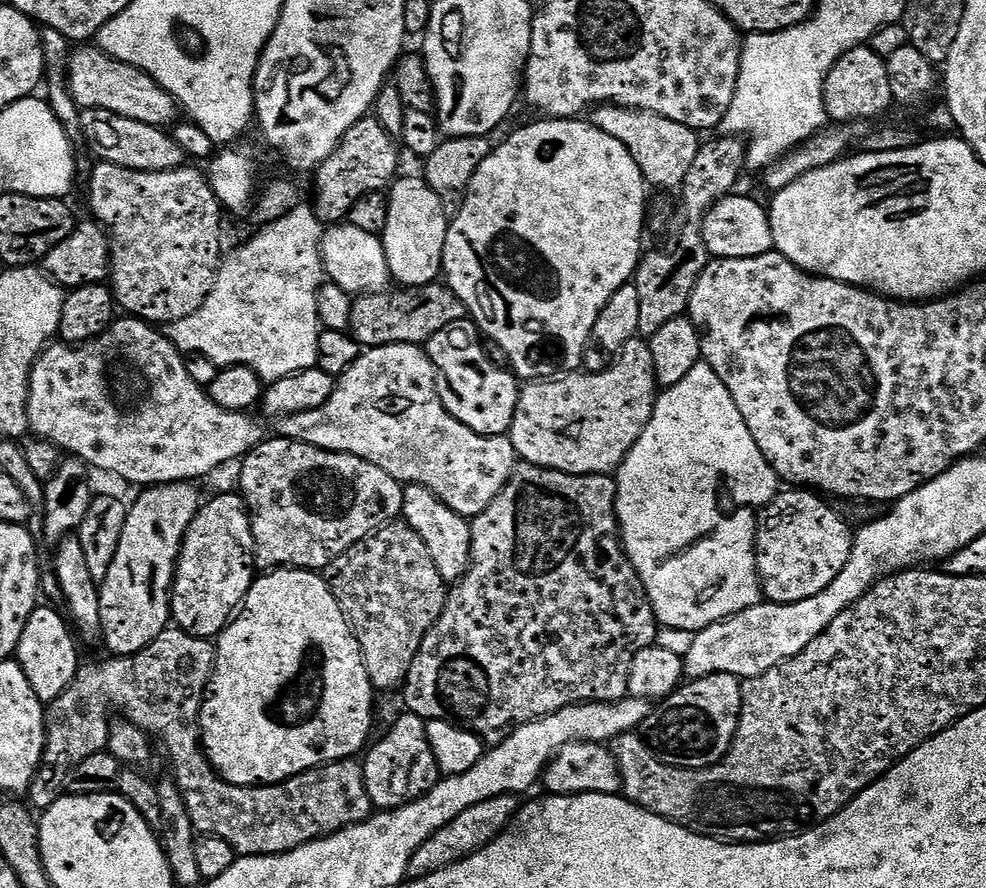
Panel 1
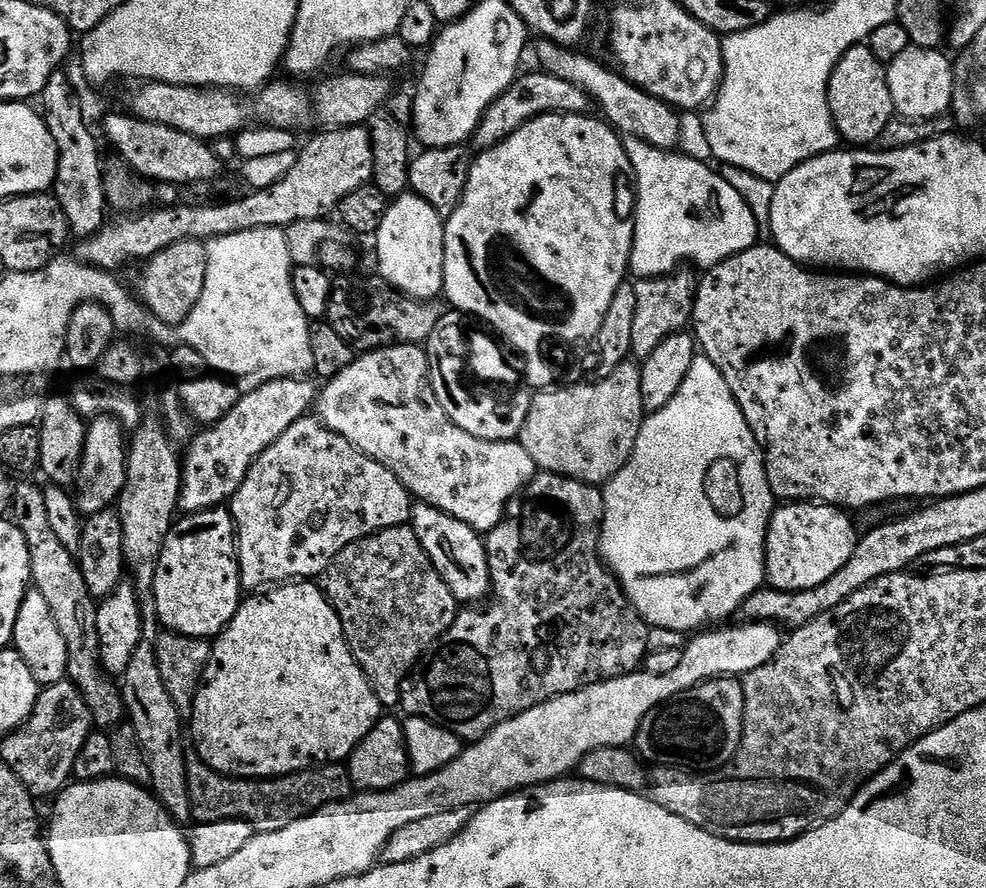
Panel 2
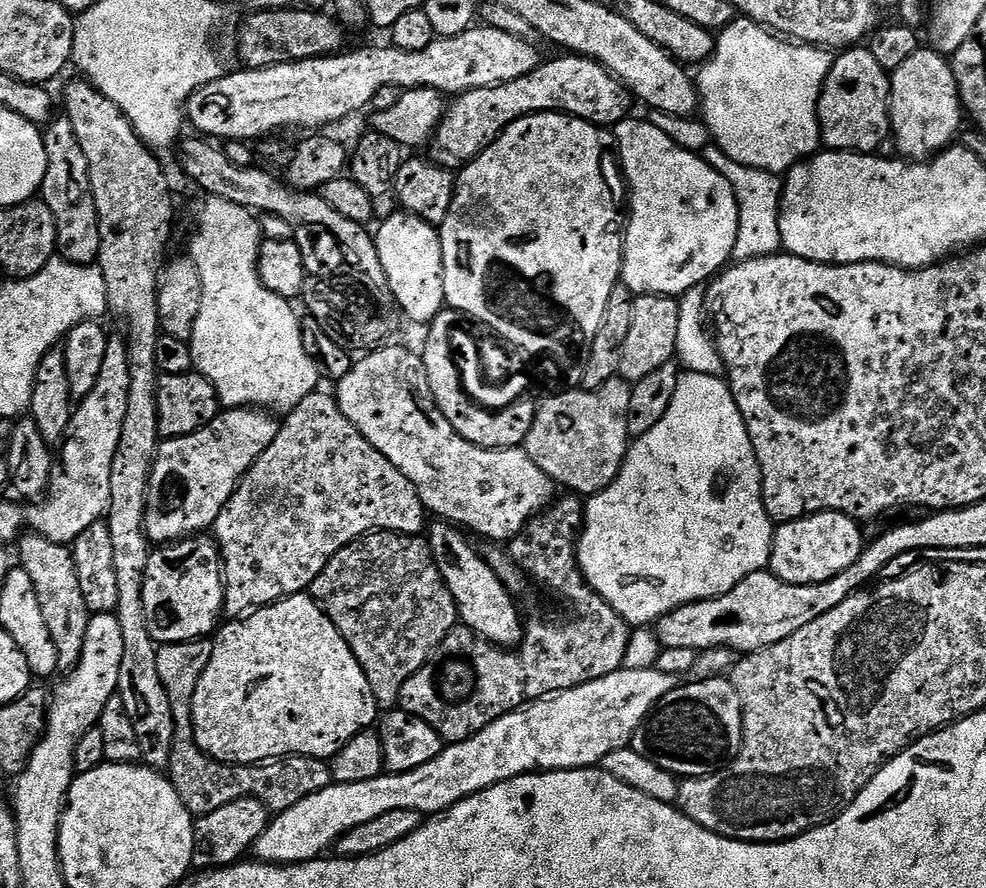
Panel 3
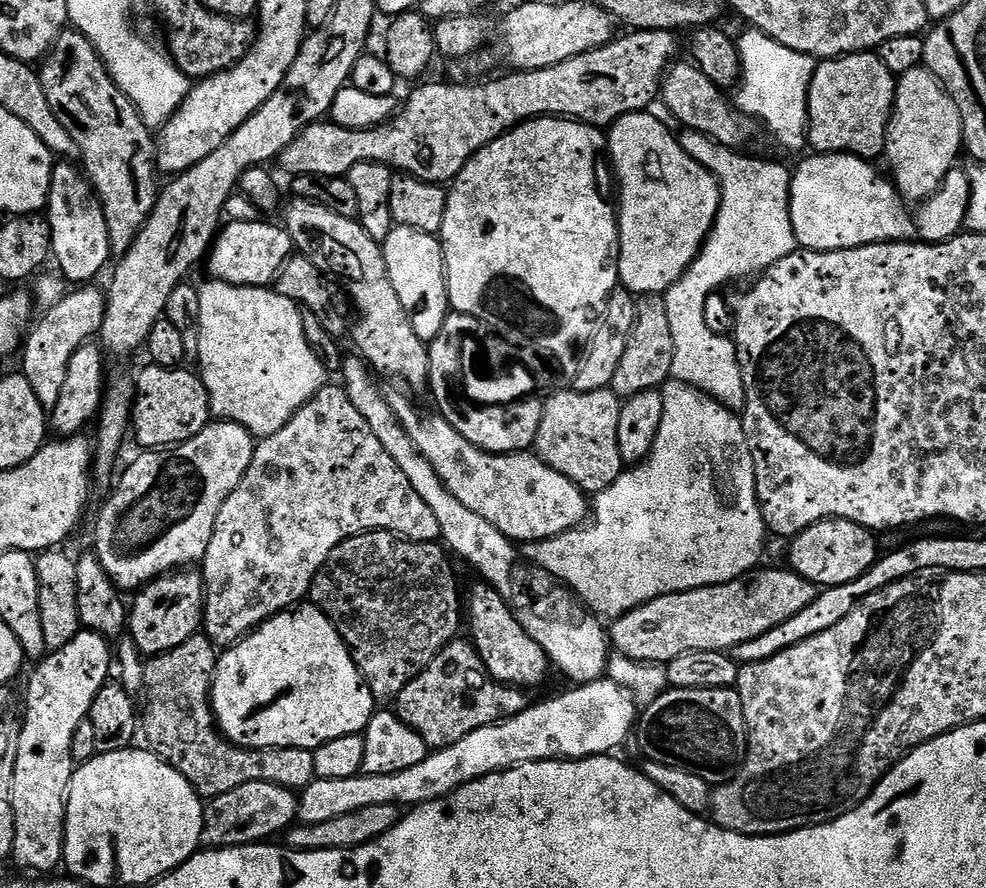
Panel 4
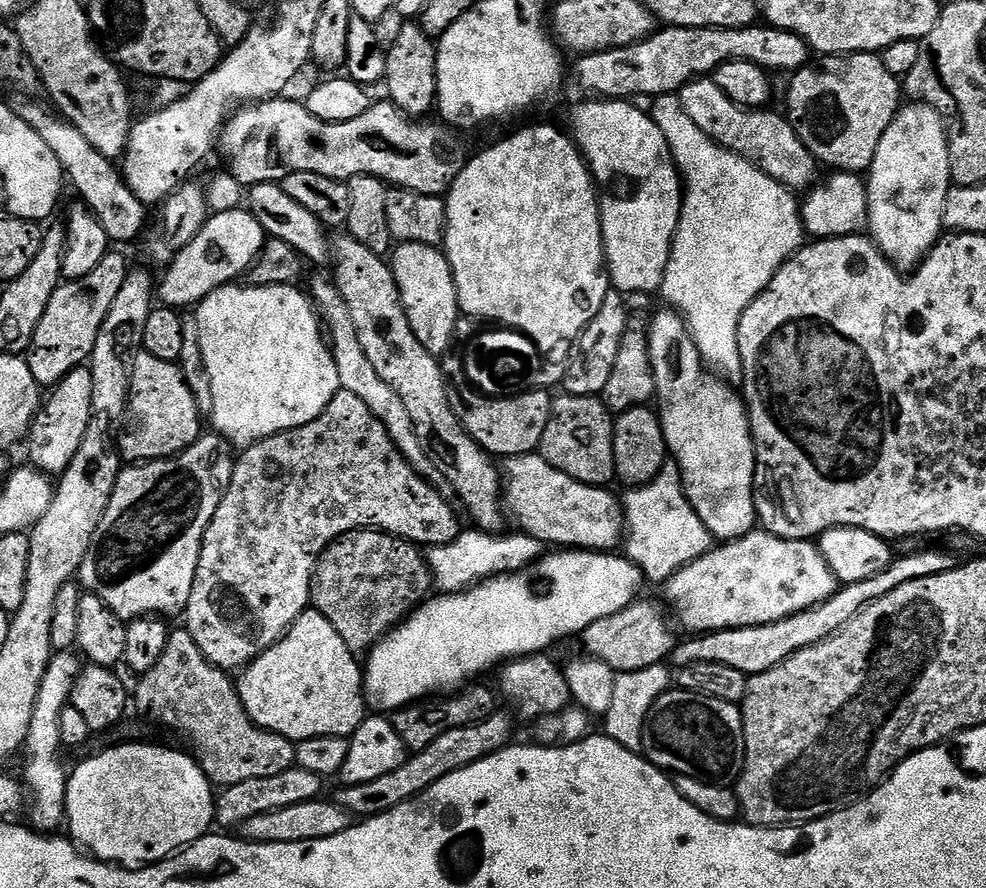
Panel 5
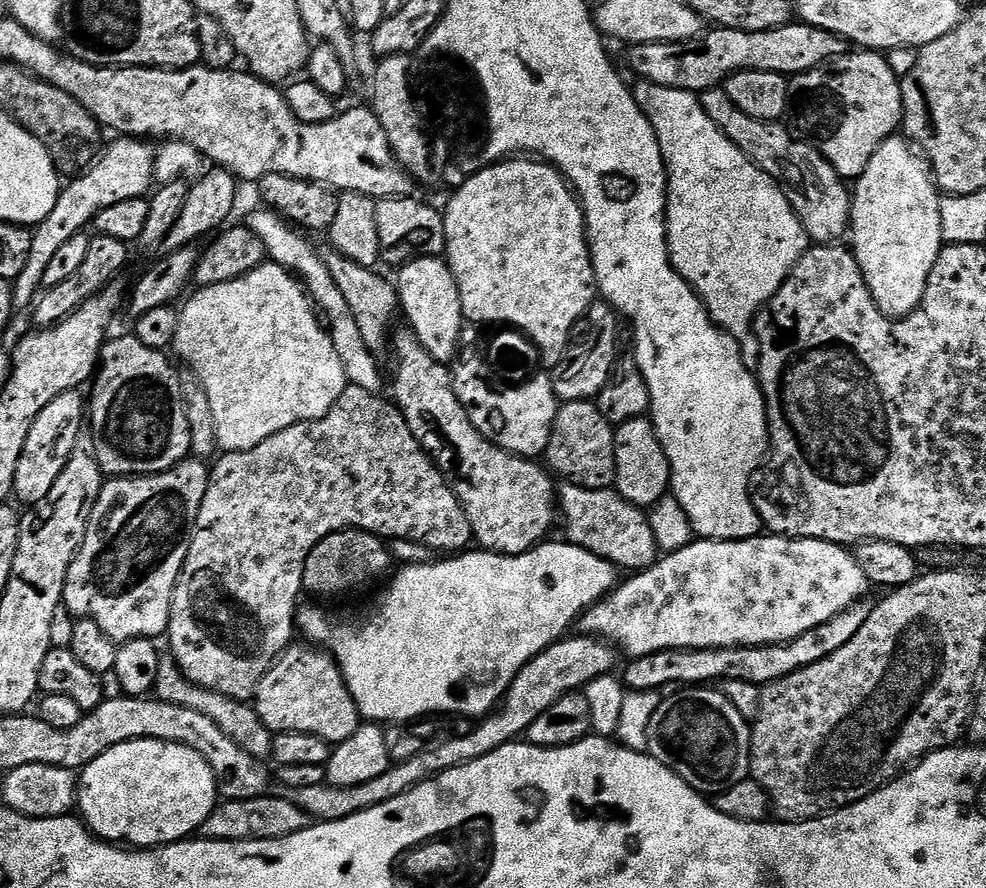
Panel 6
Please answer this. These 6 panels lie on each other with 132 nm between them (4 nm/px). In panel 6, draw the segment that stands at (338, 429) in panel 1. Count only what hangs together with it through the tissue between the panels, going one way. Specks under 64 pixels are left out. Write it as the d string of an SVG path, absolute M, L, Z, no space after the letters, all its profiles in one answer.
M561 483L558 488L558 516L564 520L567 543L590 550L595 556L616 565L617 569L629 568L635 574L655 564L658 549L648 512L636 508L612 488L579 488L577 484Z

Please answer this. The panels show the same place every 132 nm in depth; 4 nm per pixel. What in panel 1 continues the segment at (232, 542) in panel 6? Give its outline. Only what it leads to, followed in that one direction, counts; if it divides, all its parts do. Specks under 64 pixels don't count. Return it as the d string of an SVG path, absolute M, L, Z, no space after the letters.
M283 438L265 439L252 449L247 456L243 457L240 468L239 491L244 497L244 503L248 505L248 514L252 517L252 537L254 538L254 564L260 570L275 570L277 568L307 568L309 570L324 570L336 557L340 556L350 546L358 541L366 539L371 532L377 532L385 524L391 524L404 511L404 488L399 480L390 478L386 470L378 470L368 460L357 456L351 456L345 452L327 452L321 448L315 448L309 444L303 444L297 440L285 440Z

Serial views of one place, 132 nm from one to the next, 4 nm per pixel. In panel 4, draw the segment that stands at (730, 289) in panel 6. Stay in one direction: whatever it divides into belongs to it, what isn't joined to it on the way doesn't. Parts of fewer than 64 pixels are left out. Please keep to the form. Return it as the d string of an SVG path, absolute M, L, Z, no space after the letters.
M684 130L679 133L678 139L682 150L686 150L686 154L694 158L694 162L704 165L716 177L720 184L720 209L708 239L704 241L694 263L684 271L682 278L678 278L678 282L671 284L667 292L663 293L666 314L670 318L670 331L674 337L672 379L702 390L722 406L740 414L743 413L746 402L746 386L742 382L735 343L729 337L727 340L726 337L719 336L708 325L708 316L704 311L708 308L708 299L712 292L718 291L723 284L728 284L731 280L744 280L747 276L759 277L770 266L774 266L774 262L782 262L782 258L797 251L796 235L790 218L792 172L786 165L775 164L772 160L755 160L752 156L743 156L743 151L722 146L701 132Z

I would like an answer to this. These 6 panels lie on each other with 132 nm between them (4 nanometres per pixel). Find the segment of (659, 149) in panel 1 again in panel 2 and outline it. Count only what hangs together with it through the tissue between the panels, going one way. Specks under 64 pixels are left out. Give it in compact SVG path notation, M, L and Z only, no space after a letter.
M543 38L537 39L535 44L536 60L540 63L537 65L551 76L562 78L582 89L588 95L589 101L596 103L597 100L601 110L604 111L603 119L615 128L617 133L633 140L641 140L655 148L672 150L677 147L676 143L680 140L680 120L676 117L679 116L677 109L672 105L663 104L658 98L642 91L637 84L631 84L619 71L611 67L603 68L602 65L579 56L571 47L555 44L552 40Z

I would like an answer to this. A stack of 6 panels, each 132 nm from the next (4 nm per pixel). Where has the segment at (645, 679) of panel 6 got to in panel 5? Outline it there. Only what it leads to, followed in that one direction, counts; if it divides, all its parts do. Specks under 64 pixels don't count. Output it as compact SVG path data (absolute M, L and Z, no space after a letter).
M916 552L913 556L893 559L892 565L882 574L874 574L874 578L866 578L862 582L845 584L837 587L836 593L826 602L814 606L810 610L802 610L785 620L770 622L753 628L727 628L721 632L705 632L692 634L681 639L672 650L671 663L676 668L685 668L694 662L718 662L721 666L734 666L734 670L742 670L745 676L757 676L790 658L798 650L806 650L835 632L845 628L857 614L868 604L878 598L890 594L890 590L898 590L898 586L906 586L906 582L914 582L918 578L930 578L934 574L948 572L954 566L944 552Z

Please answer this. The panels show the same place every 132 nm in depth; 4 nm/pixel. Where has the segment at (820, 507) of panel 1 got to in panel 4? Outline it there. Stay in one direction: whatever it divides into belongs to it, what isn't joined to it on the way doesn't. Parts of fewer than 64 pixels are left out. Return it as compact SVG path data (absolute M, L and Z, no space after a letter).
M820 520L805 532L791 537L792 549L788 552L791 571L821 589L842 586L854 582L866 574L878 559L876 540L869 529L849 520Z

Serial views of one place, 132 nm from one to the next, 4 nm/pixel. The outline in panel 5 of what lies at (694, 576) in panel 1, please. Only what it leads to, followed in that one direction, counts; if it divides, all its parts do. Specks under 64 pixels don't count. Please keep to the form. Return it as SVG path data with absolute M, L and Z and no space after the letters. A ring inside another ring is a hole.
M674 462L665 463L664 469L648 484L628 488L622 496L626 539L622 548L632 563L639 566L645 581L669 580L682 566L702 558L714 546L714 538L702 526L702 518L694 514L694 506L684 493L680 482L680 468ZM519 530L513 531L513 536L471 531L461 531L450 542L433 544L427 549L428 568L432 571L432 583L437 593L464 592L491 576L511 576L513 572L531 569L546 552L543 542Z

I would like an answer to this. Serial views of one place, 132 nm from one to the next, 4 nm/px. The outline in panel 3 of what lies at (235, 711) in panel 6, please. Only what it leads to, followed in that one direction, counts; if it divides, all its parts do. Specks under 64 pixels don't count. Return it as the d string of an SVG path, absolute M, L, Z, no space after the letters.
M201 638L177 644L162 644L157 647L156 653L158 654L158 678L162 678L162 686L166 686L166 695L170 697L170 711L174 713L174 746L170 750L170 762L166 775L171 780L174 790L178 790L178 798L182 798L186 810L190 810L193 817L199 818L210 814L230 802L238 802L238 798L254 798L262 802L272 814L285 812L290 810L290 806L302 802L302 798L310 798L310 794L318 794L318 790L326 790L326 786L334 783L331 763L309 756L286 756L282 760L270 760L262 764L220 764L216 760L211 760L196 745L192 729L192 703L194 690L198 690L198 678L202 670L206 670L206 662L210 662L212 640Z

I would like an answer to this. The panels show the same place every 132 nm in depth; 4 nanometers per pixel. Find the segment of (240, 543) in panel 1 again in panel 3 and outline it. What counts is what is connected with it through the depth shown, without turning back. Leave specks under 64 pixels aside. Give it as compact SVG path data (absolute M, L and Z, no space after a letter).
M197 534L157 547L148 557L142 606L146 606L146 626L157 645L211 637L224 611L222 561L215 539Z

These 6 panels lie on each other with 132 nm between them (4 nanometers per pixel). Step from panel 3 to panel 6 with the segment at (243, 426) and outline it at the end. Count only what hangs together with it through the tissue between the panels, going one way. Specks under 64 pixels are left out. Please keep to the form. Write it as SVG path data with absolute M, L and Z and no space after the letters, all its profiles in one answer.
M189 458L157 476L112 478L100 491L86 538L76 552L64 583L63 607L81 620L93 620L117 645L127 640L160 638L167 633L176 583L190 550L198 510L206 496L210 468L203 460Z

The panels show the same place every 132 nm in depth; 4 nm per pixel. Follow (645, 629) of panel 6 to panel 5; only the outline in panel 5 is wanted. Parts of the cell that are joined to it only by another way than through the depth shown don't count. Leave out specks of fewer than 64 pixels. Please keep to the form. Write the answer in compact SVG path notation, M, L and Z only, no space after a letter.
M763 530L713 546L662 584L667 607L674 616L676 611L675 619L678 624L680 619L688 634L753 628L785 620L826 602L837 587L836 575L813 541L783 540Z

